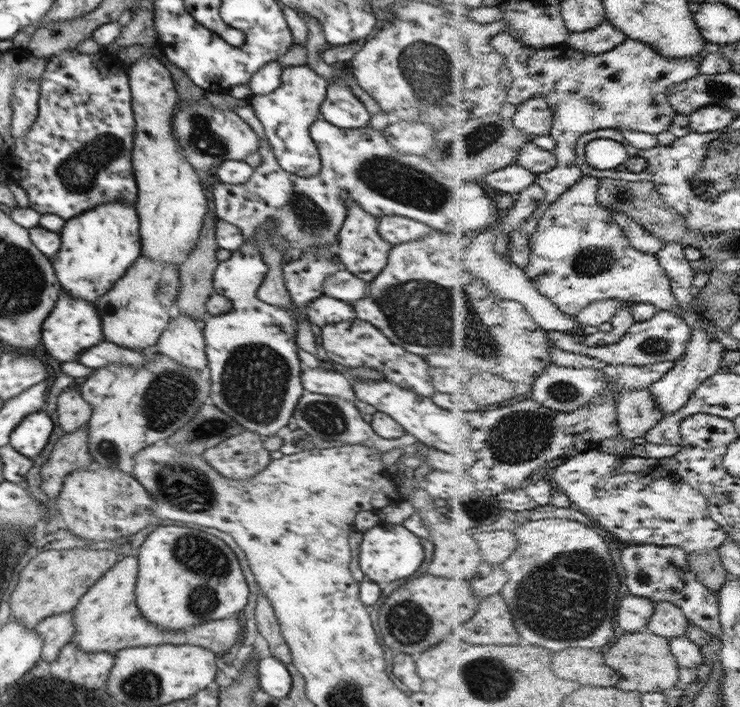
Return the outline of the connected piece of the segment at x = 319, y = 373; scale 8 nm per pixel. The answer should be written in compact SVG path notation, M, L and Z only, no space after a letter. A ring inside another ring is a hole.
M328 365L303 368L301 384L304 390L310 393L340 397L346 400L355 400L356 398L351 380Z

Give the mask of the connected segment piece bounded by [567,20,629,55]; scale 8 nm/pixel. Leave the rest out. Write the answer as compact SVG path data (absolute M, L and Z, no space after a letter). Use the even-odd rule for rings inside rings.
M606 20L599 27L586 32L572 32L567 42L577 50L600 55L615 50L628 39L629 36L621 28Z

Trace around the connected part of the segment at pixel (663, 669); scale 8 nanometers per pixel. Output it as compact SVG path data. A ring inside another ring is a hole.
M651 630L648 633L639 631L628 633L610 647L606 654L608 664L616 668L622 678L620 688L625 691L662 691L674 688L680 682L680 665L678 657L672 650L671 639L660 636Z

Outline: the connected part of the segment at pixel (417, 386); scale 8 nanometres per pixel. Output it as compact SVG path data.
M359 320L341 321L321 328L322 346L330 359L346 368L367 366L383 373L384 381L392 382L405 390L426 398L435 394L435 389L428 376L430 361L420 355L404 350L402 346L392 344L392 341L372 324Z

